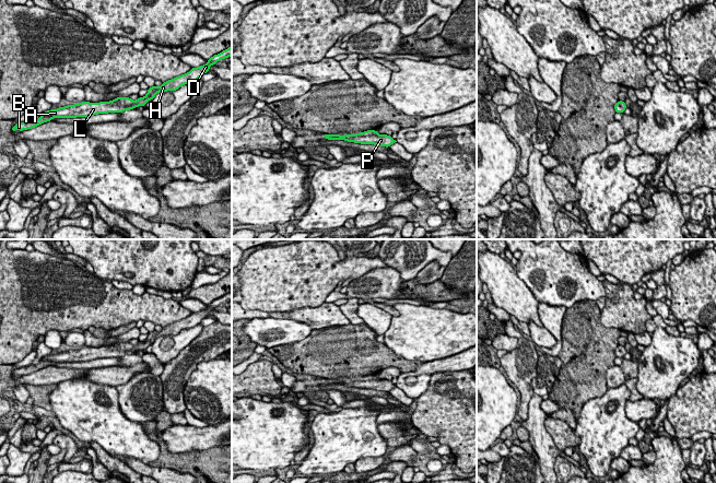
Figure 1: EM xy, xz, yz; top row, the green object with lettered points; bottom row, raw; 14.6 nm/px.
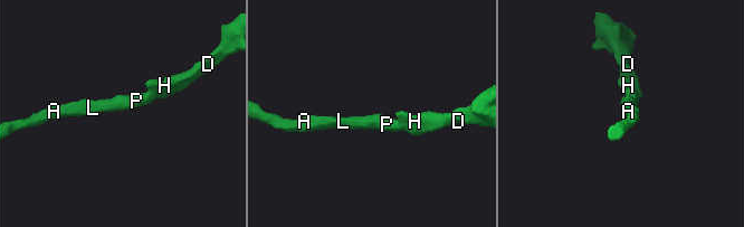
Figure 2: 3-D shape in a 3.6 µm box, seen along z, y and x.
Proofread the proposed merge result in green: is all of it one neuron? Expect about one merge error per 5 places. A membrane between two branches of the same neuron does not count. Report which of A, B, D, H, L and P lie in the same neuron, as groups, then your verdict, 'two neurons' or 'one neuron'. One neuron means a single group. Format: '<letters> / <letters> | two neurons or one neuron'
A B D H L P | one neuron

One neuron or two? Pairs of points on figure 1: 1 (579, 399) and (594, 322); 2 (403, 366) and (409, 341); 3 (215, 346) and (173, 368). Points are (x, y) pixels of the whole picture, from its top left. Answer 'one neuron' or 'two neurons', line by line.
1: one neuron
2: two neurons
3: one neuron

